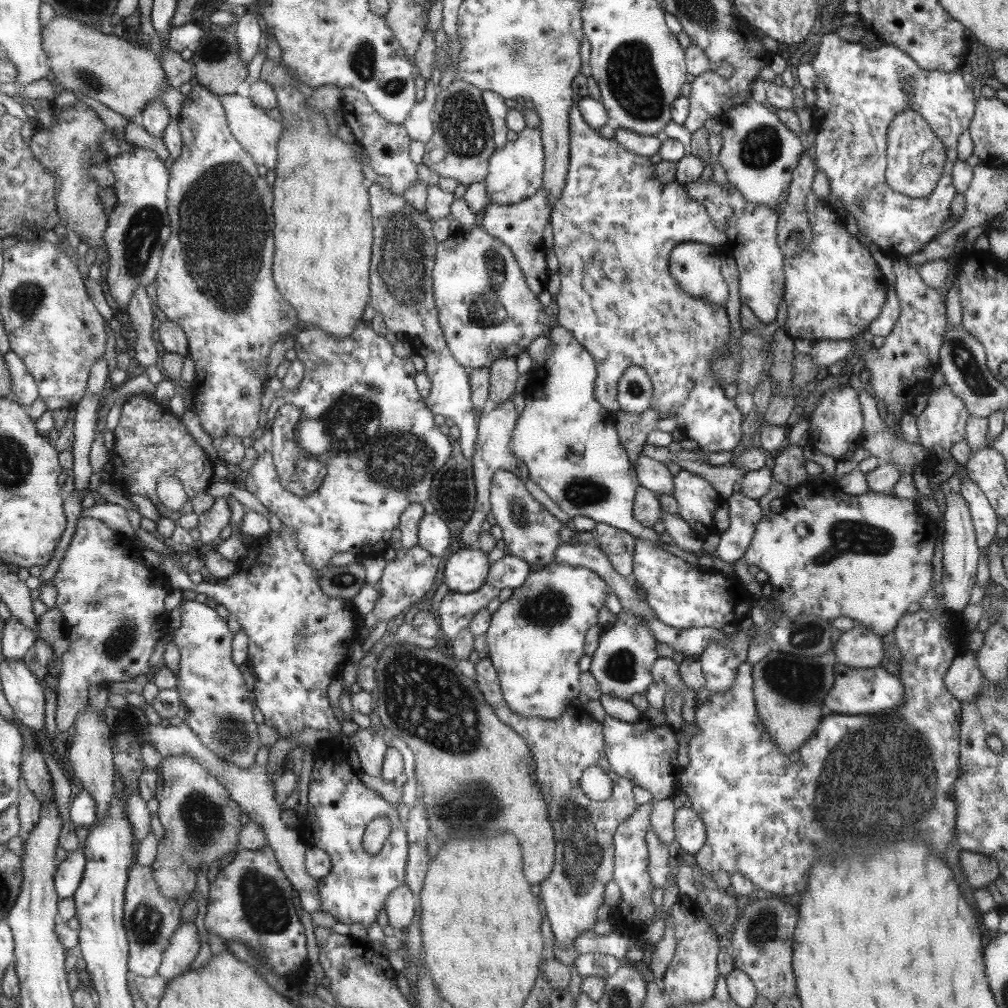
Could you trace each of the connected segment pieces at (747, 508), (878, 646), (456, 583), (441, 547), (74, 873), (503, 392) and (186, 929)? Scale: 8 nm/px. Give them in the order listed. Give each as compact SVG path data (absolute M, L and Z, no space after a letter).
M733 491L727 499L726 507L729 511L730 527L720 533L718 547L713 556L730 564L744 556L763 512L759 501L748 498L741 491Z
M855 622L852 629L843 632L834 643L837 662L852 668L876 668L884 660L883 638L862 623Z
M460 548L445 565L445 583L450 591L470 594L485 584L492 562L480 549Z
M424 513L419 526L419 545L441 559L449 544L450 529L442 517L436 513Z
M85 848L69 853L68 858L61 863L57 872L57 885L62 899L75 898L84 882L88 863Z
M502 358L492 367L492 378L489 386L489 400L487 410L494 410L498 404L508 401L516 388L517 372L516 358Z
M182 922L174 931L170 946L166 948L158 975L169 982L188 973L200 950L200 935L194 922Z

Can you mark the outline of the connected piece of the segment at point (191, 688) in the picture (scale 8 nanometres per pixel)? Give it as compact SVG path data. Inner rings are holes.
M184 601L181 626L173 632L181 657L176 690L187 713L182 716L201 744L214 755L240 769L256 764L261 744L259 724L252 718L254 704L248 698L242 672L232 662L232 636L228 624L205 603Z

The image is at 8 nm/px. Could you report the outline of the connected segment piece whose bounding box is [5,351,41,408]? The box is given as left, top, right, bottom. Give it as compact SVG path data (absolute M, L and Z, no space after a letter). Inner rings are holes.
M9 352L5 357L14 382L14 394L18 402L29 408L40 398L40 386L31 374L26 362L17 352Z

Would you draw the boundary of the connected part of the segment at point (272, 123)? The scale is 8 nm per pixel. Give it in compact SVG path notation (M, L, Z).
M237 93L222 96L222 104L225 107L229 127L242 148L249 152L253 160L257 161L265 170L274 170L280 154L280 138L284 135L285 130L284 118L281 116L280 110L259 109L250 96L242 97Z

